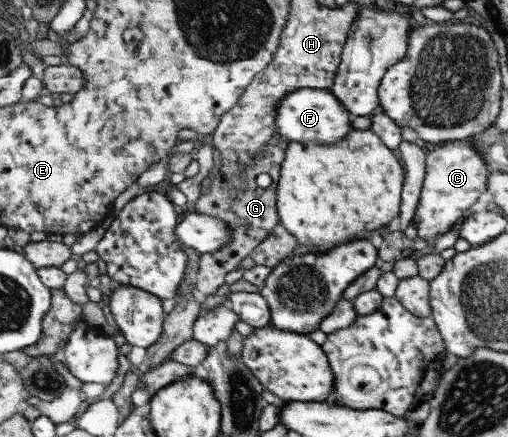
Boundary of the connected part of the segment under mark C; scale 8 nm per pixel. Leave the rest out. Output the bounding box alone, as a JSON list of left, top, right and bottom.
[412,138,490,241]

